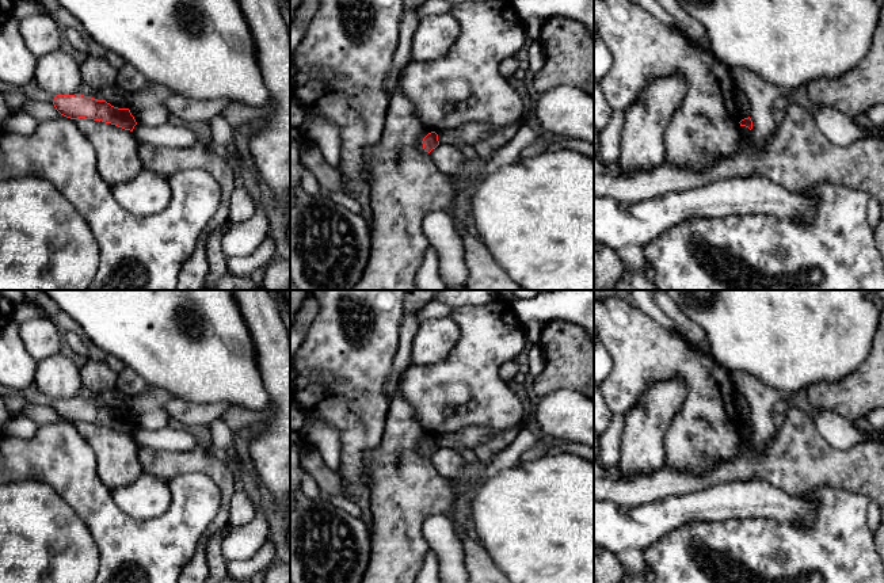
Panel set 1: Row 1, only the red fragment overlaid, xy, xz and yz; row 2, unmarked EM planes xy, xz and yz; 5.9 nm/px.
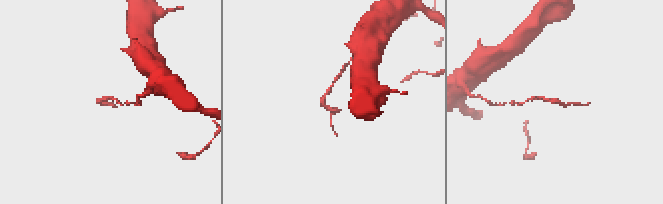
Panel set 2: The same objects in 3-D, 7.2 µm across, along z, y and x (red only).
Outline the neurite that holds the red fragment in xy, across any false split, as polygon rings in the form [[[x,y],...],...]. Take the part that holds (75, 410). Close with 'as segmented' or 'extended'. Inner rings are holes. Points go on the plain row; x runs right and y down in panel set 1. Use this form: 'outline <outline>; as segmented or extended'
outline [[[81,397],[56,399],[53,408],[61,419],[71,423],[85,422],[102,424],[130,435],[137,428],[129,412],[118,412],[106,404],[98,404]]]; as segmented

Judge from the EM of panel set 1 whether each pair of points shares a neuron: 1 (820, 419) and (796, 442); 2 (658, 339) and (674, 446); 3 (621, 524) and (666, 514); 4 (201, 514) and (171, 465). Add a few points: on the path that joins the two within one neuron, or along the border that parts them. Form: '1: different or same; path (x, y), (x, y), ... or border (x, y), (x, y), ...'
1: different; border (811, 415), (816, 430), (835, 449)
2: same; path (685, 366), (694, 376), (694, 415), (692, 419)
3: same; path (632, 524), (648, 524), (655, 519)
4: different; border (209, 476), (186, 472), (170, 483)

